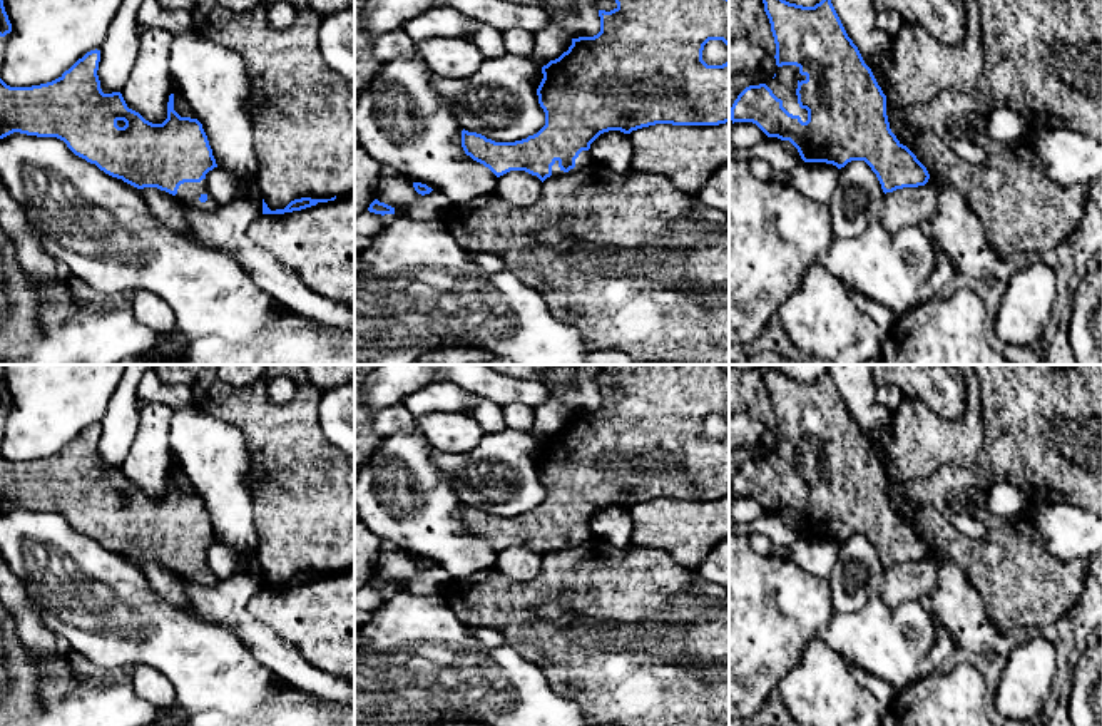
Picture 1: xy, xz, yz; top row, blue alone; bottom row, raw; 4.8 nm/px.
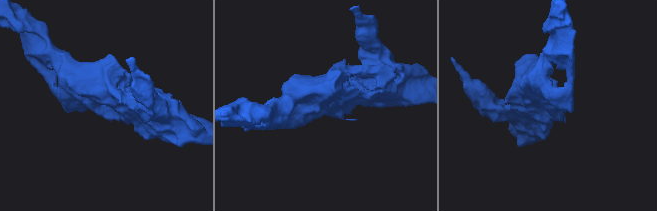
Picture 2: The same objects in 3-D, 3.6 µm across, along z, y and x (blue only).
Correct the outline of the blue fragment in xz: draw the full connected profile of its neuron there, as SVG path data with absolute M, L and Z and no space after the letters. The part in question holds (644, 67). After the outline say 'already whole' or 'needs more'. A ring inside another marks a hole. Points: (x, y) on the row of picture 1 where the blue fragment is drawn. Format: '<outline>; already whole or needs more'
M597 0L600 32L594 37L572 38L559 59L542 67L543 79L537 89L545 112L545 125L533 135L515 142L495 142L482 134L462 130L462 147L473 161L488 167L497 177L510 171L525 171L542 182L550 176L575 174L594 162L590 144L604 132L632 130L656 125L719 125L729 122L729 62L707 65L702 60L709 40L722 40L729 49L729 0L614 0L617 7L604 8L609 0Z; needs more

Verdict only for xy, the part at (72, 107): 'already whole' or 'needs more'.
needs more

